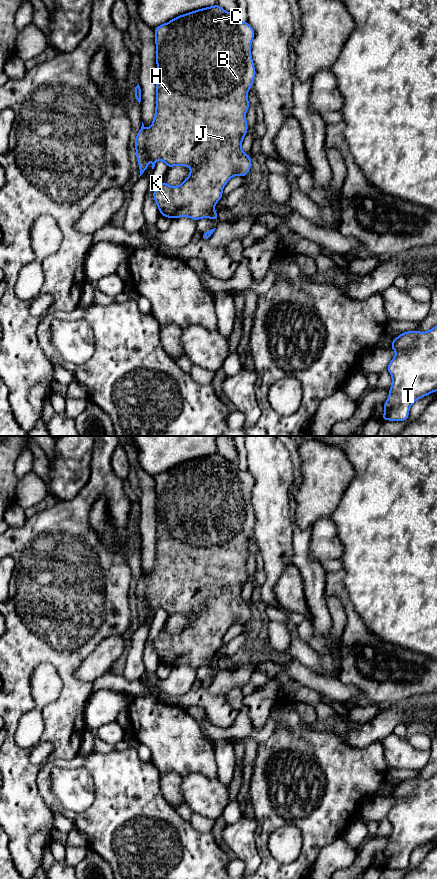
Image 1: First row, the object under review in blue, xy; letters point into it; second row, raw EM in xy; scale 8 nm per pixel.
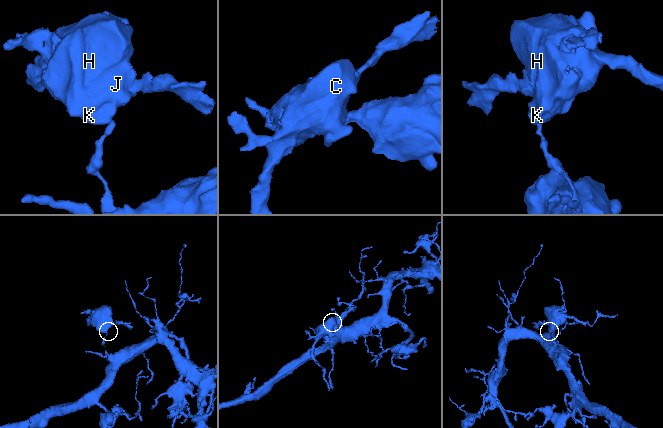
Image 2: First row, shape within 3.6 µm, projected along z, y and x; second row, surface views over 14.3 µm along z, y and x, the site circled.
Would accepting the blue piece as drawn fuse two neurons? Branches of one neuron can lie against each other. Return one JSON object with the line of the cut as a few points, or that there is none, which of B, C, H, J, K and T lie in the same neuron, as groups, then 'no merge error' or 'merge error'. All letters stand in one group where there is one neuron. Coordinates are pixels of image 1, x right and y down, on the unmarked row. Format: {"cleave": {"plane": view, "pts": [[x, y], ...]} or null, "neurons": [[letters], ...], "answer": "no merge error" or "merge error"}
{"cleave": {"plane": "xy", "pts": [[213, 659], [208, 665]]}, "neurons": [["B", "C", "H", "J", "K"], ["T"]], "answer": "merge error"}

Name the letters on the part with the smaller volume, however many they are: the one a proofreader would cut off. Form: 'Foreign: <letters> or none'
Foreign: B, C, H, J, K

